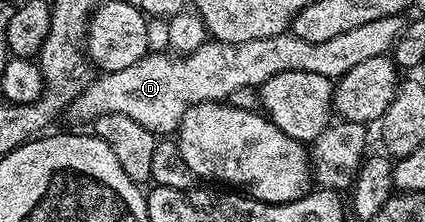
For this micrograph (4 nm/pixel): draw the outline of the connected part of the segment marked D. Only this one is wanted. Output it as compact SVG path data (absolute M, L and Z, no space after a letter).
M389 16L376 18L376 22L364 22L364 26L355 26L354 29L340 34L337 38L328 38L328 42L304 42L304 38L296 38L289 31L284 31L279 36L239 44L225 44L211 39L204 46L200 46L200 50L192 50L192 54L187 56L171 54L169 51L150 52L140 62L132 66L124 66L124 70L108 72L92 80L90 85L70 103L68 116L74 120L93 122L109 112L128 114L128 118L140 122L140 126L144 126L149 132L166 138L177 133L178 123L192 106L229 101L232 90L241 90L244 86L258 88L265 80L276 74L307 72L308 74L324 74L330 80L337 81L339 76L348 74L348 70L360 66L360 62L368 62L368 58L387 55L393 49L394 39L406 29L406 26L407 21L402 16Z

